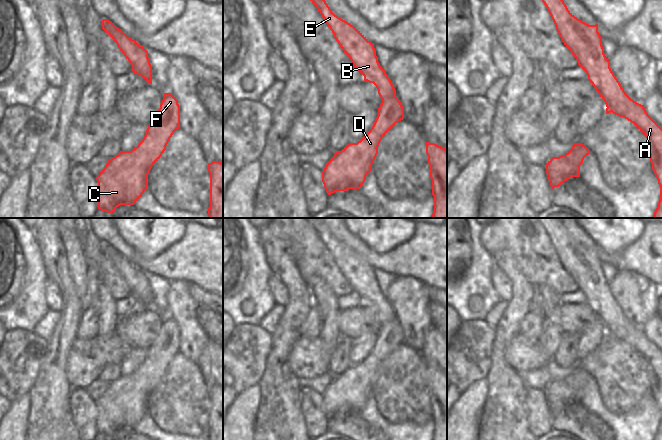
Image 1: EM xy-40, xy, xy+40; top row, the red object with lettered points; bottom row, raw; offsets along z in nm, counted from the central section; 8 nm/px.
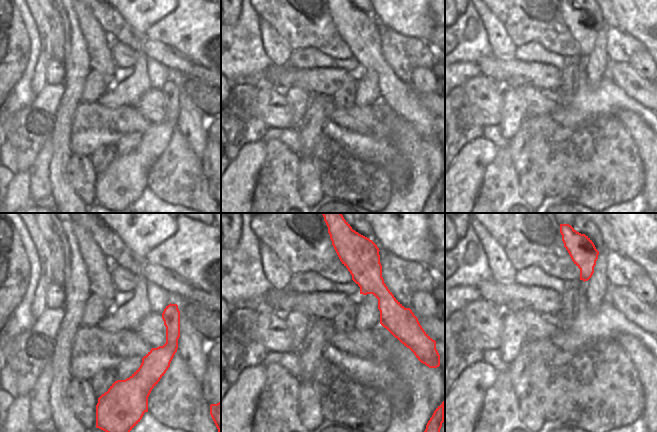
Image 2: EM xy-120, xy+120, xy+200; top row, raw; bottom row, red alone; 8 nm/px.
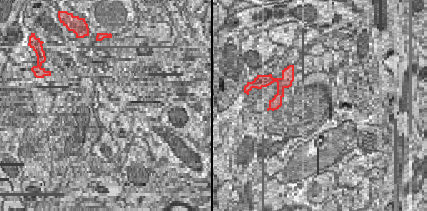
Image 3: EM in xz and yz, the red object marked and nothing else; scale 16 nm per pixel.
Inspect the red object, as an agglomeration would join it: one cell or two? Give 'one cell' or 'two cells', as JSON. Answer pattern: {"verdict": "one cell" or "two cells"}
{"verdict": "two cells"}

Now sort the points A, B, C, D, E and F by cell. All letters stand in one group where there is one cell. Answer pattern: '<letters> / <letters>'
A B E / C D F

